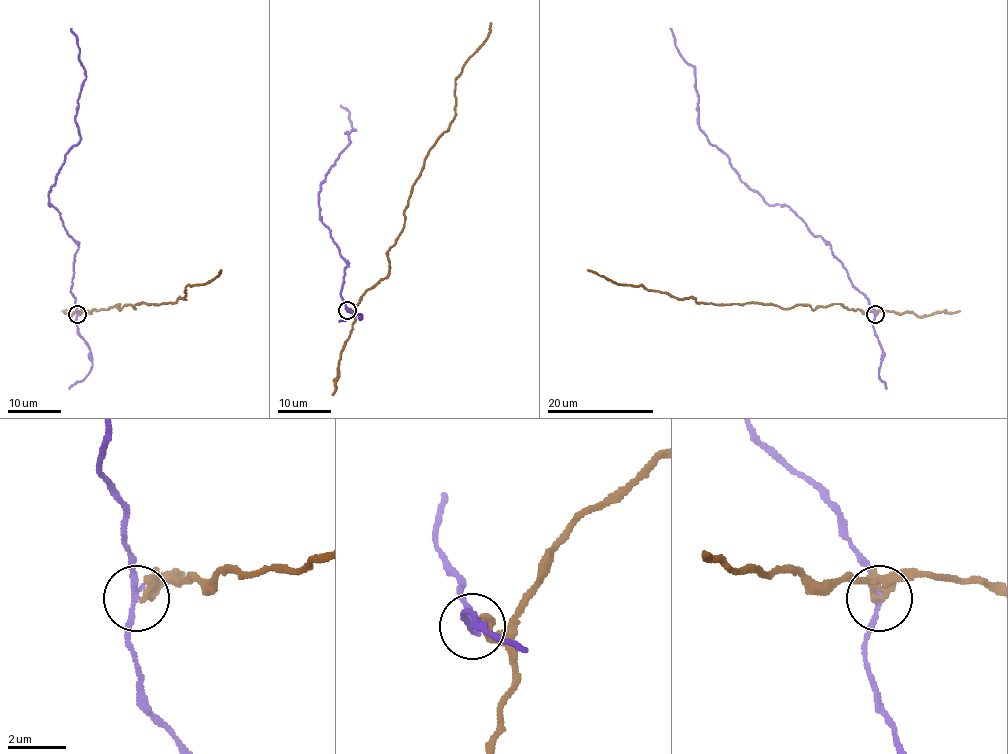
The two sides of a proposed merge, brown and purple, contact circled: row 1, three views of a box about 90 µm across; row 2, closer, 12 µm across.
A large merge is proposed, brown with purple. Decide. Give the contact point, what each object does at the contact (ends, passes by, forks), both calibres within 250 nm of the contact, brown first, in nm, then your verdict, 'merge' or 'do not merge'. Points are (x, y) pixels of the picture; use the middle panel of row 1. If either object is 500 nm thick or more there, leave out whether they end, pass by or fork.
place (347, 310); brown ends; purple passes by; calibres 260 and 200 nm; do not merge

